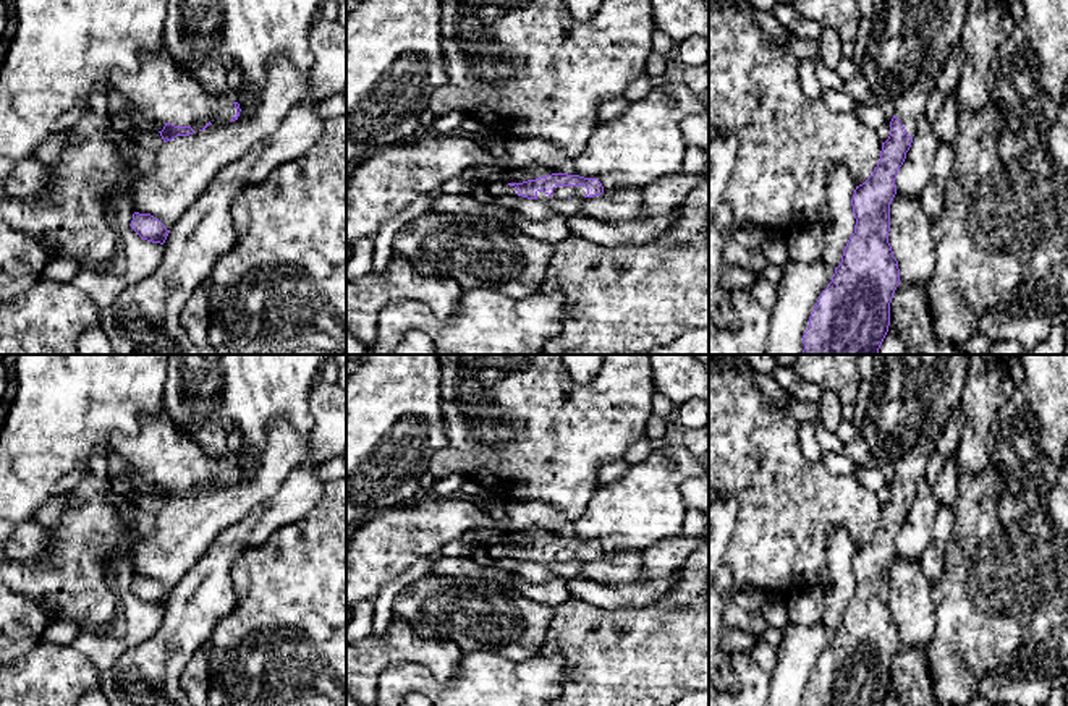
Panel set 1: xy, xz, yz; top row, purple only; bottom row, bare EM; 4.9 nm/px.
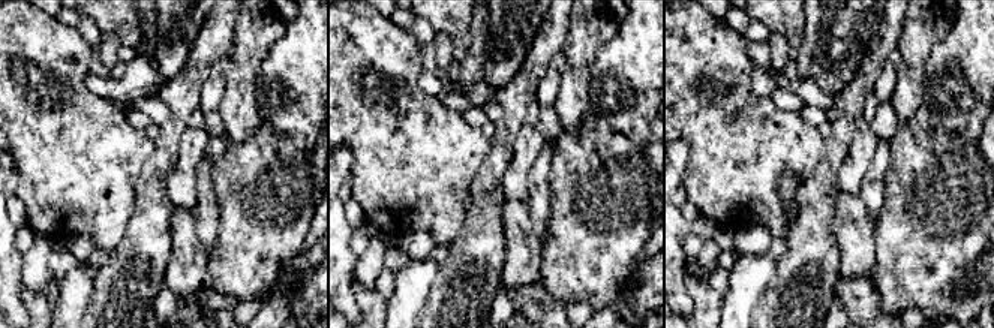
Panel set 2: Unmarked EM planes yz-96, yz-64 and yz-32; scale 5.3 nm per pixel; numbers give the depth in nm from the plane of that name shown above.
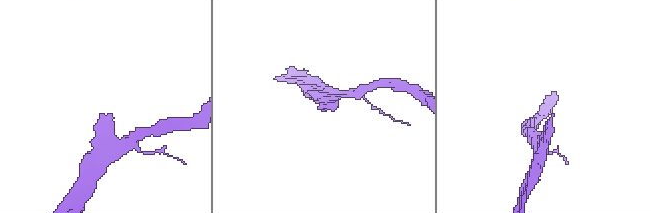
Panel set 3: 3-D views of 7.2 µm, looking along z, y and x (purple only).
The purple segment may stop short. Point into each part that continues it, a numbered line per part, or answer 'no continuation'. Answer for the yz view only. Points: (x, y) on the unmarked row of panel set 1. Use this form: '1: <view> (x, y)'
1: yz (910, 468)

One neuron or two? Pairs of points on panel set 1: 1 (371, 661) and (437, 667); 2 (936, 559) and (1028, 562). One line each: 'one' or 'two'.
1: one
2: two

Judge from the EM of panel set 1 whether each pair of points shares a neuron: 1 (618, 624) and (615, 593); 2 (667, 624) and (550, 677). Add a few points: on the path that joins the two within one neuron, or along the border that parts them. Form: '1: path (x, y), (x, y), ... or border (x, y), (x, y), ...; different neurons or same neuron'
1: border (580, 599), (606, 609), (641, 609), (654, 603); different neurons
2: border (539, 651), (563, 659), (563, 688); different neurons

